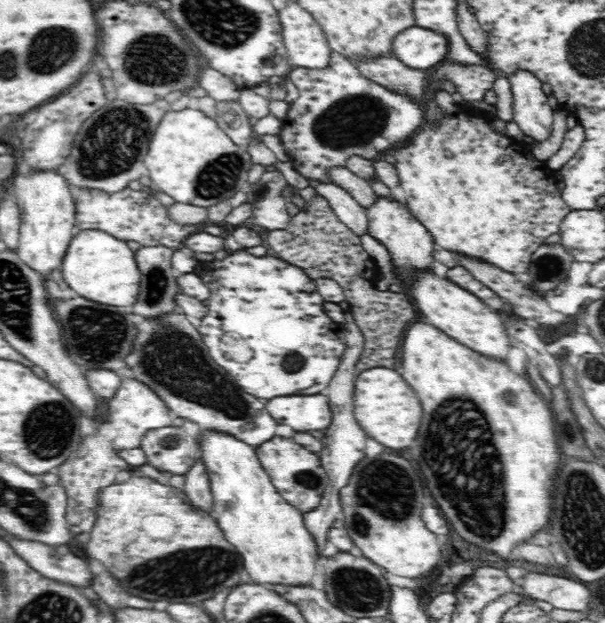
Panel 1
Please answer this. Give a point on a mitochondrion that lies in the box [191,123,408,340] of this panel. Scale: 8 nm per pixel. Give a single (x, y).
(261, 192)

